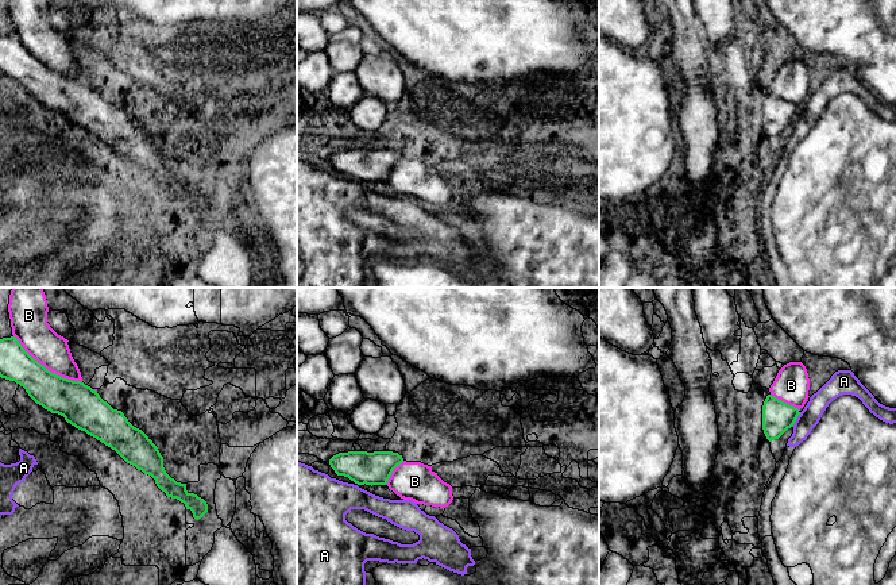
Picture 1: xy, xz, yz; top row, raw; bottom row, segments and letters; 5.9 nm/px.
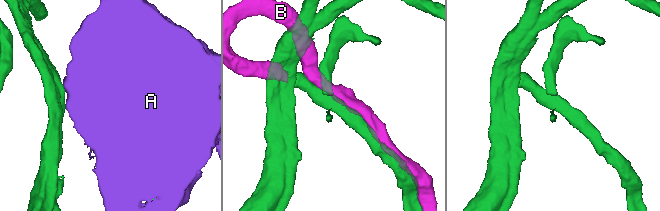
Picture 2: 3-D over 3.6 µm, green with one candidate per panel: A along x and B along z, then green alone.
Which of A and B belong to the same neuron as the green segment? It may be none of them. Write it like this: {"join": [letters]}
{"join": ["B"]}

